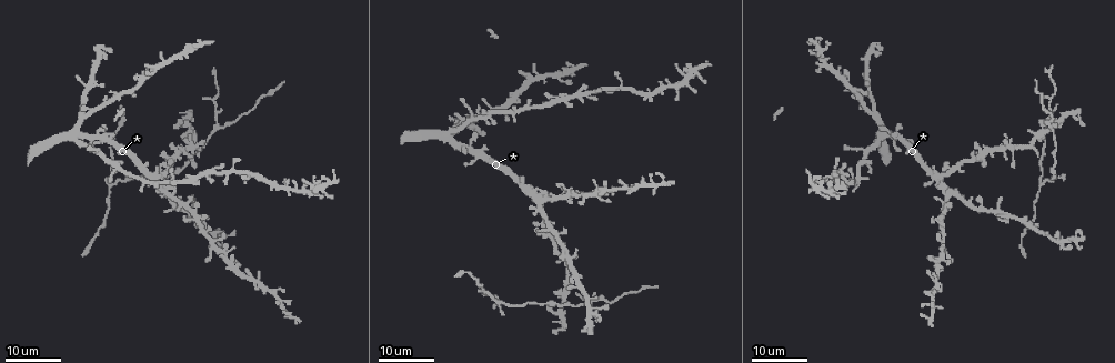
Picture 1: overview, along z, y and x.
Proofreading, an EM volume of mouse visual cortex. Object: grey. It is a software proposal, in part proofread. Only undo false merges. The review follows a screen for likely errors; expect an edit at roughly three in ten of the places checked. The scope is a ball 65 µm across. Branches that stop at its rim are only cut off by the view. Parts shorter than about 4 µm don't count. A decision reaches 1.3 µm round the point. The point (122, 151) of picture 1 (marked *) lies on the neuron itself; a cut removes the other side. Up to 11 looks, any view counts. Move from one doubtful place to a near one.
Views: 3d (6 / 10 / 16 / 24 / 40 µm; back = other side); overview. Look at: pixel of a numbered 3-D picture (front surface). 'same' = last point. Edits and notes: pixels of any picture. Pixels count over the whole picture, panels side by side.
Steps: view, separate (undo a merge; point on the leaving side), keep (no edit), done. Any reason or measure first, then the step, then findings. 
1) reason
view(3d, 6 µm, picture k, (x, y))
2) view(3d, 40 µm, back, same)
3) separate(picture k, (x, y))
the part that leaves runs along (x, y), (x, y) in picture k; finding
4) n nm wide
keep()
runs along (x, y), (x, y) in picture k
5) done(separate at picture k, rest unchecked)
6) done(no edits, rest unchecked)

view(3d, 24 µm, picture 1, (450, 130))

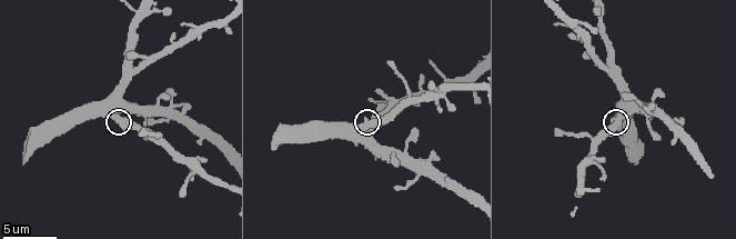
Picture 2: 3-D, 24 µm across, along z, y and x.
view(3d, 10 µm, picture 2, (366, 125))

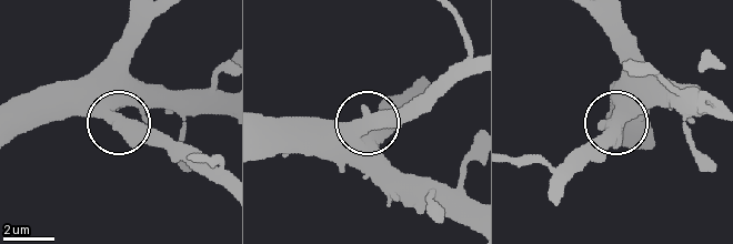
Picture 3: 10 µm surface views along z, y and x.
keep()
all the same neuron

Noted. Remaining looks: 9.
view(3d, 24 µm, picture 1, (820, 66))

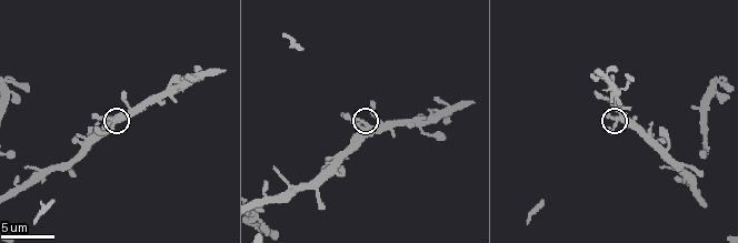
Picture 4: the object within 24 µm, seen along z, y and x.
view(3d, 10 µm, picture 4, (114, 123))

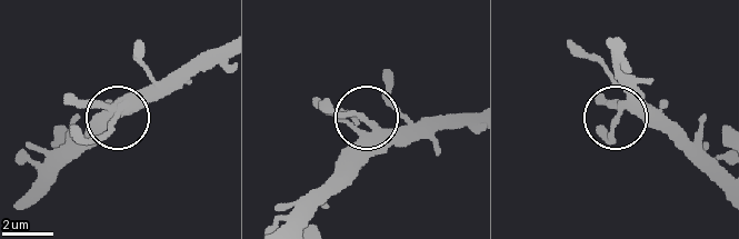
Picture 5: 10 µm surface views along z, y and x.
keep()
all the same neuron

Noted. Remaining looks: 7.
arms part here
view(3d, 24 µm, picture 1, (109, 185))

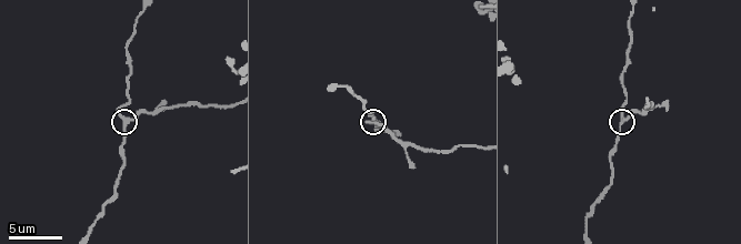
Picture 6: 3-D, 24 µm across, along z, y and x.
zoom in
view(3d, 10 µm, picture 6, (372, 122))

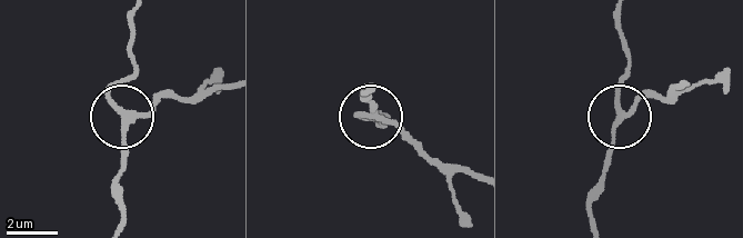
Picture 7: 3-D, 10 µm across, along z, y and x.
3 arms
keep()
one neuron here

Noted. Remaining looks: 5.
view(3d, 16 µm, picture 1, (571, 303))

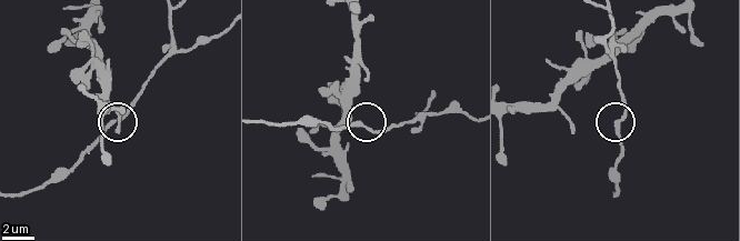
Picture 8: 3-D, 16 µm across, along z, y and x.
view(3d, 6 µm, picture 8, (111, 125))

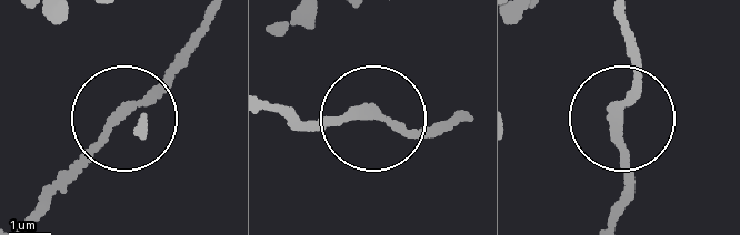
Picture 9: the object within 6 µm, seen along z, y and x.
keep()
continuous, no second neuron

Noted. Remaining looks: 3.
four-way junction
view(3d, 16 µm, picture 1, (593, 302))

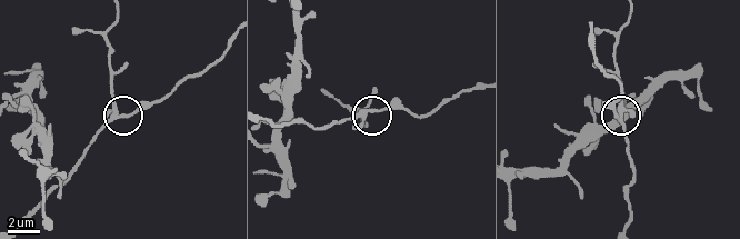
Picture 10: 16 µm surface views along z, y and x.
view(3d, 10 µm, picture 10, (121, 117))

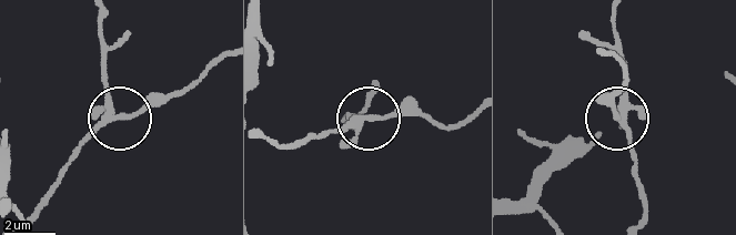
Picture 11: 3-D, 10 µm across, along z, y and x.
4 arms
keep()
all the same neuron

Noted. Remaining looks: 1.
done(no edits, rest unchecked)

